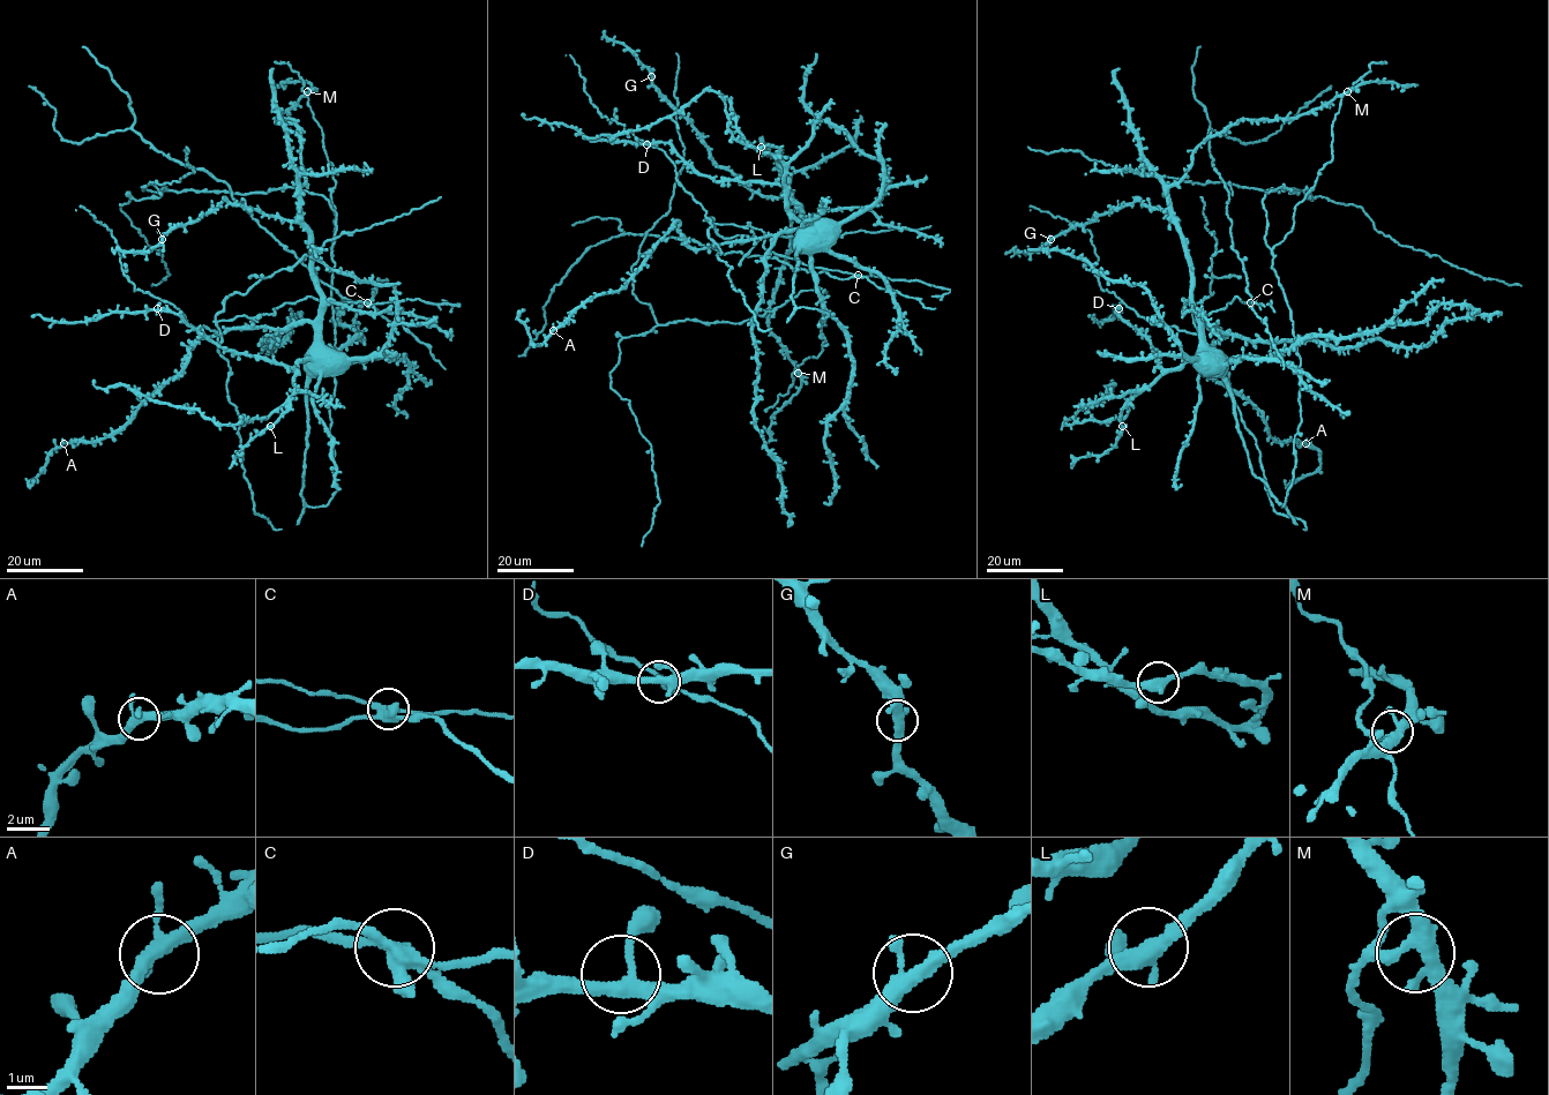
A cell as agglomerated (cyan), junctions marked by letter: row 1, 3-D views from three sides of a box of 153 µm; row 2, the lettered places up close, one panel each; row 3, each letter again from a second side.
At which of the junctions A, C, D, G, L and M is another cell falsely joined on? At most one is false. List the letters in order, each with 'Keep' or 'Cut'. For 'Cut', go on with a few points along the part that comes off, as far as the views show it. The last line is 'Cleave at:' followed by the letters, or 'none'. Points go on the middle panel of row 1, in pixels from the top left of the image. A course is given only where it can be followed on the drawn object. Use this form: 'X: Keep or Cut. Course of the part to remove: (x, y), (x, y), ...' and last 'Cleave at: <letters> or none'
A: Keep
C: Cut. Course of the part to remove: (857, 275), (813, 268), (769, 252), (763, 245), (764, 233), (761, 229), (703, 219)
D: Keep
G: Keep
L: Keep
M: Keep
Cleave at: C

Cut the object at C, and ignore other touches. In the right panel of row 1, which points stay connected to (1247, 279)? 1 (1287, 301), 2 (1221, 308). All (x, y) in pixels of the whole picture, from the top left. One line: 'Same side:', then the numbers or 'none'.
Same side: 1

